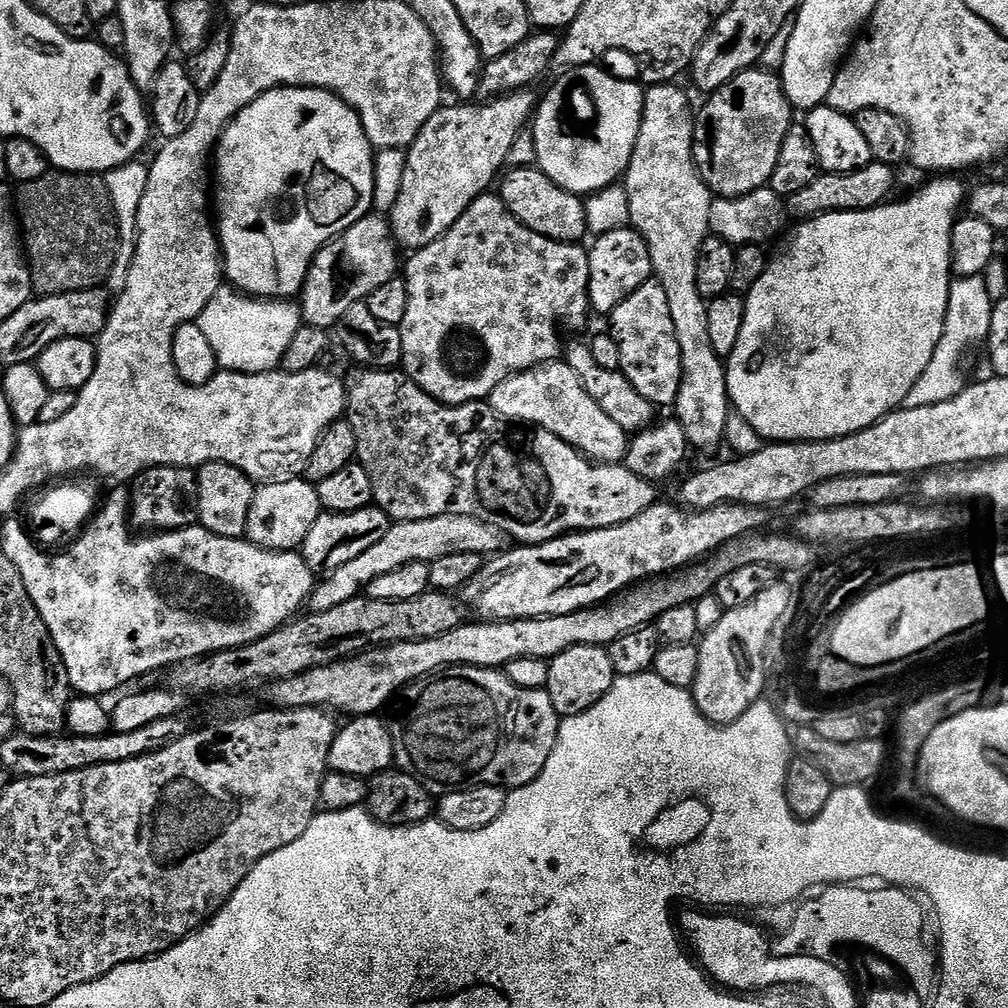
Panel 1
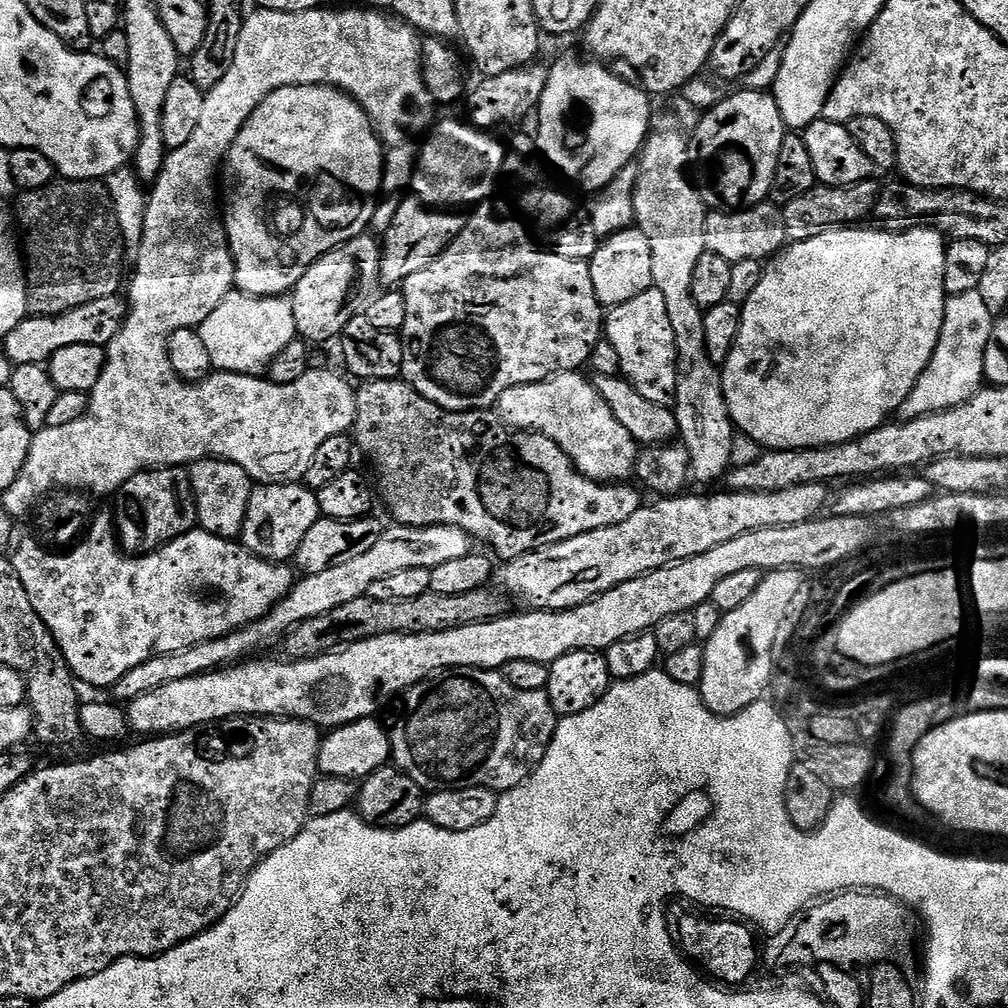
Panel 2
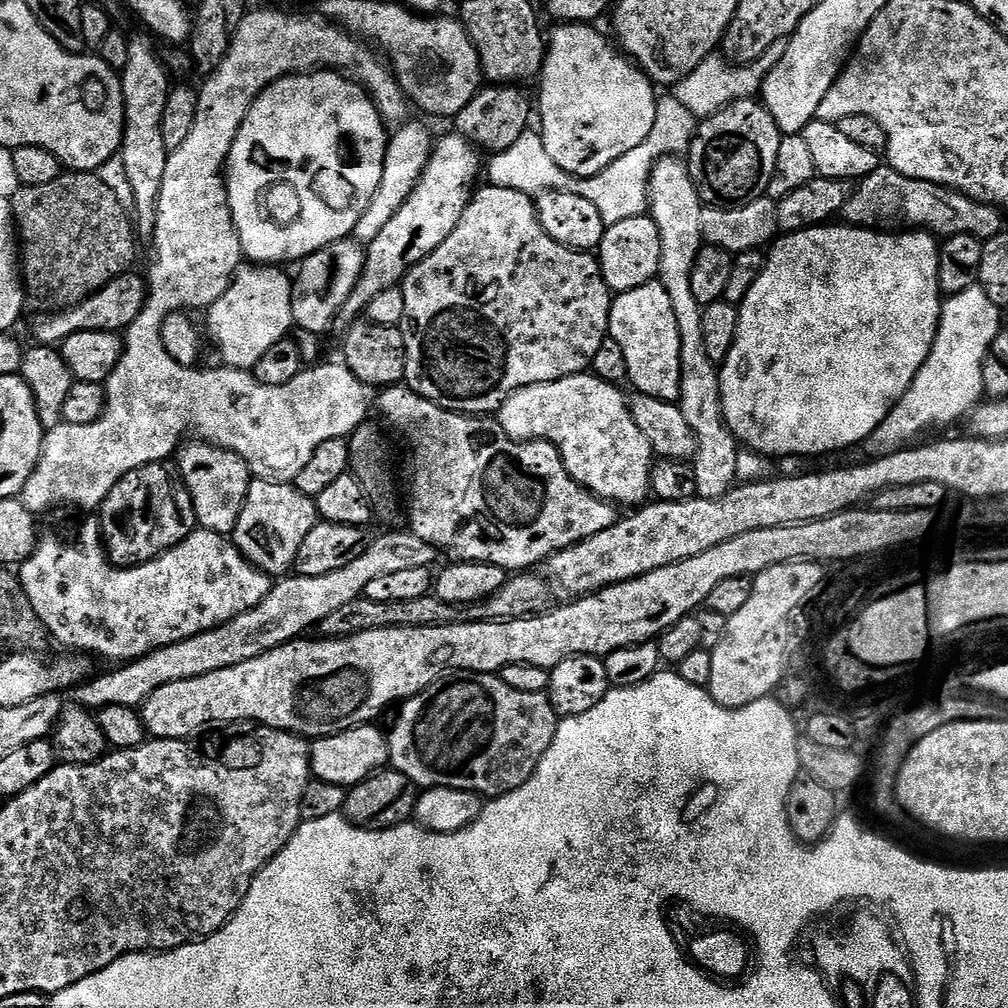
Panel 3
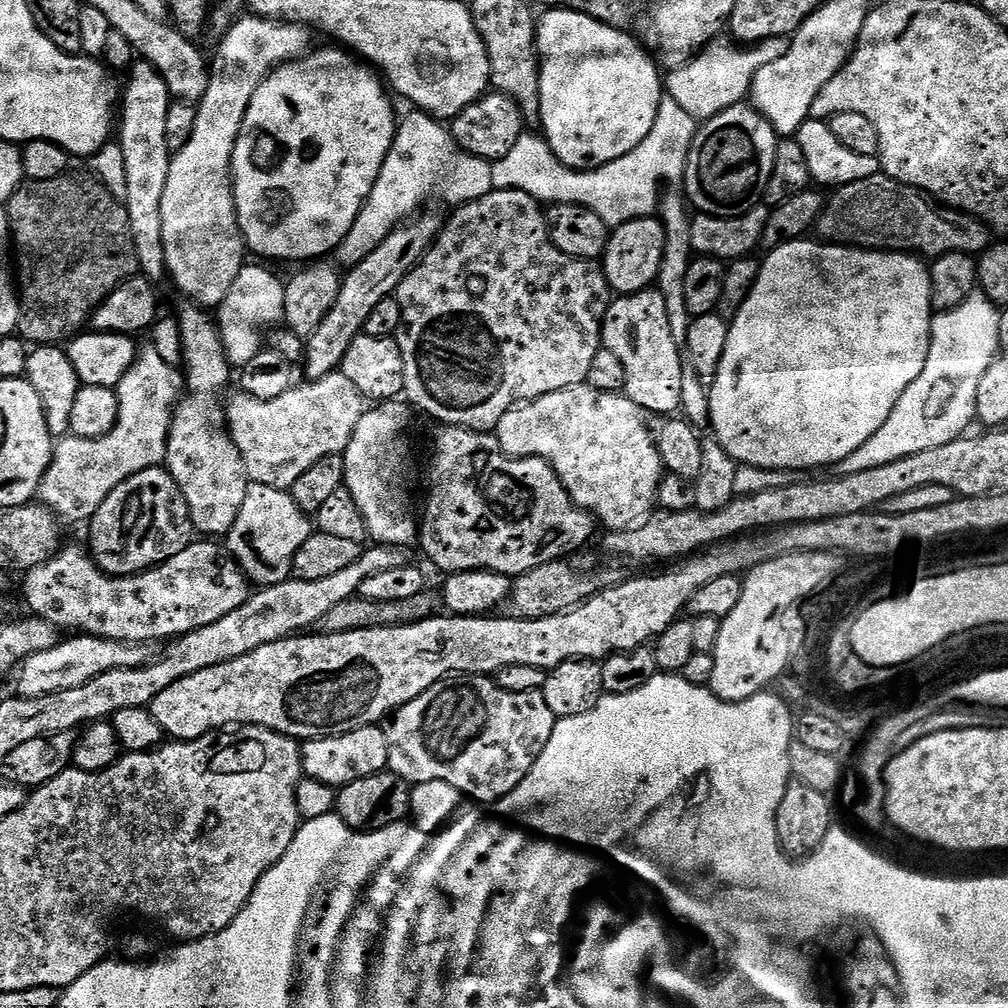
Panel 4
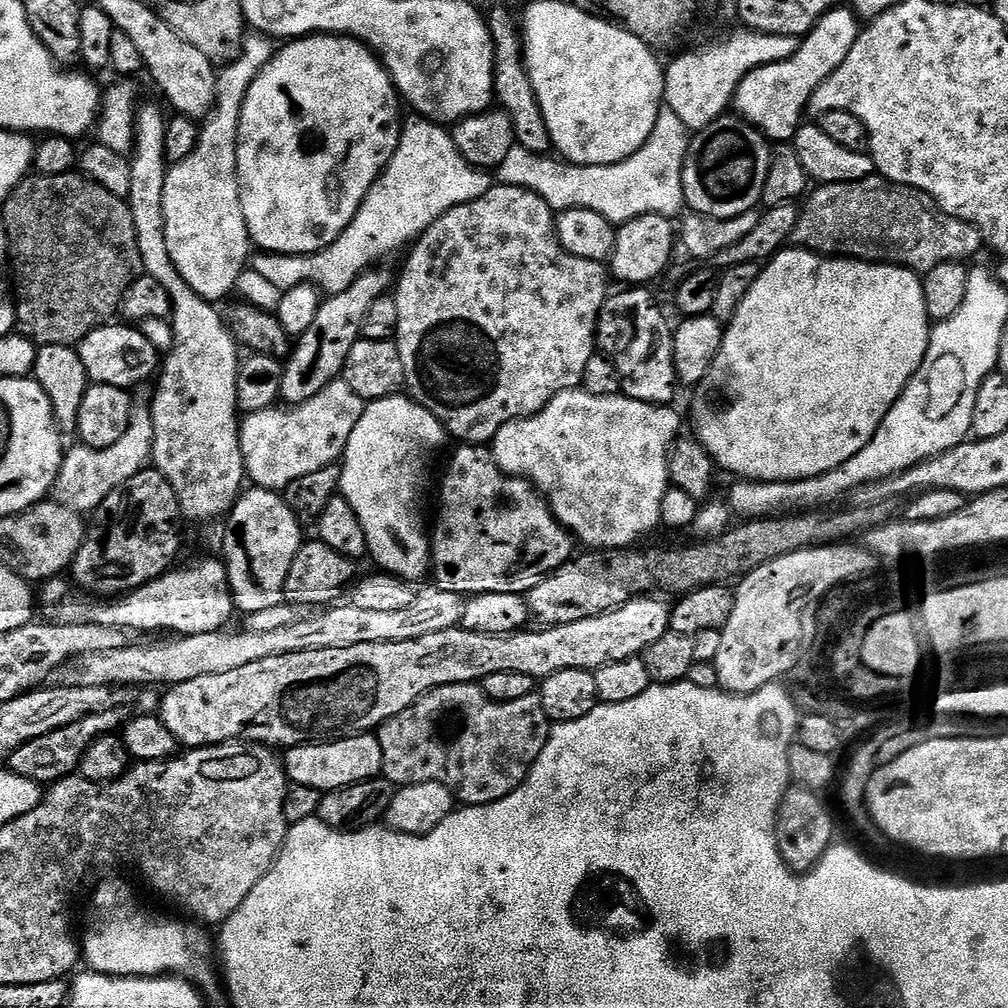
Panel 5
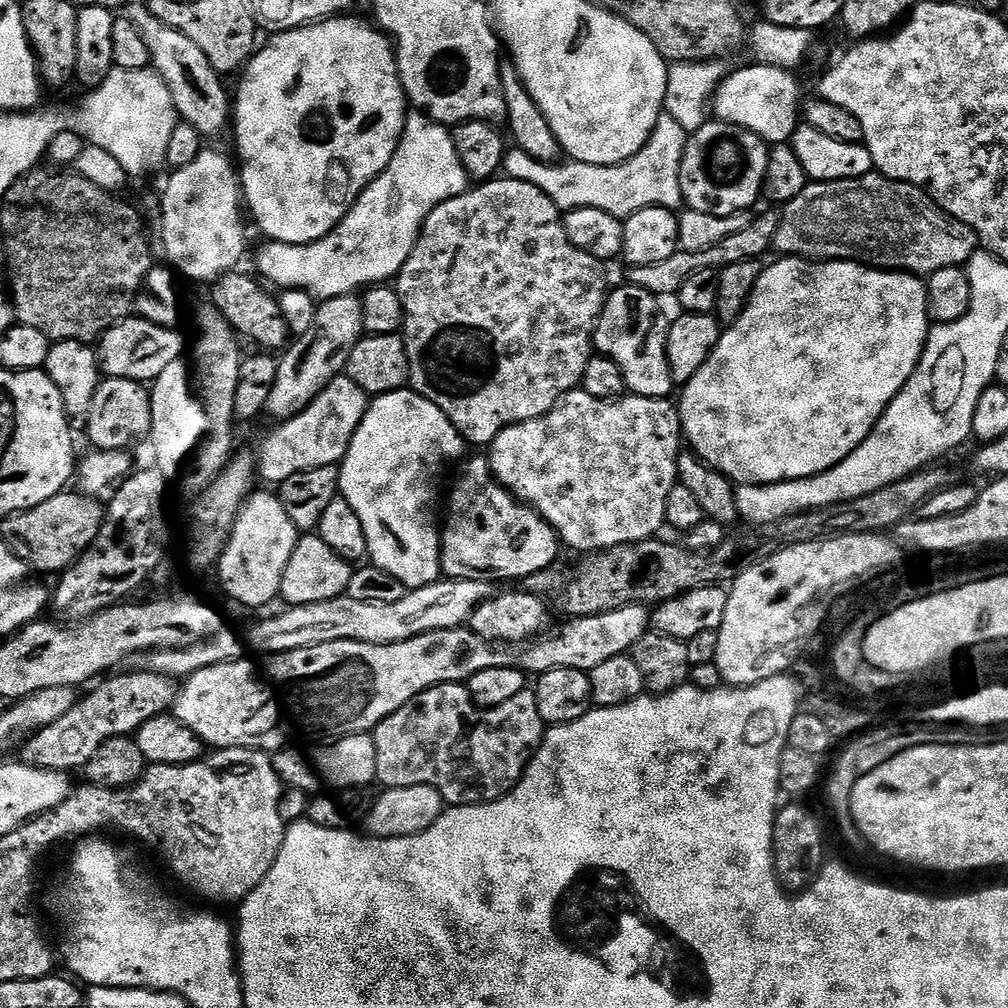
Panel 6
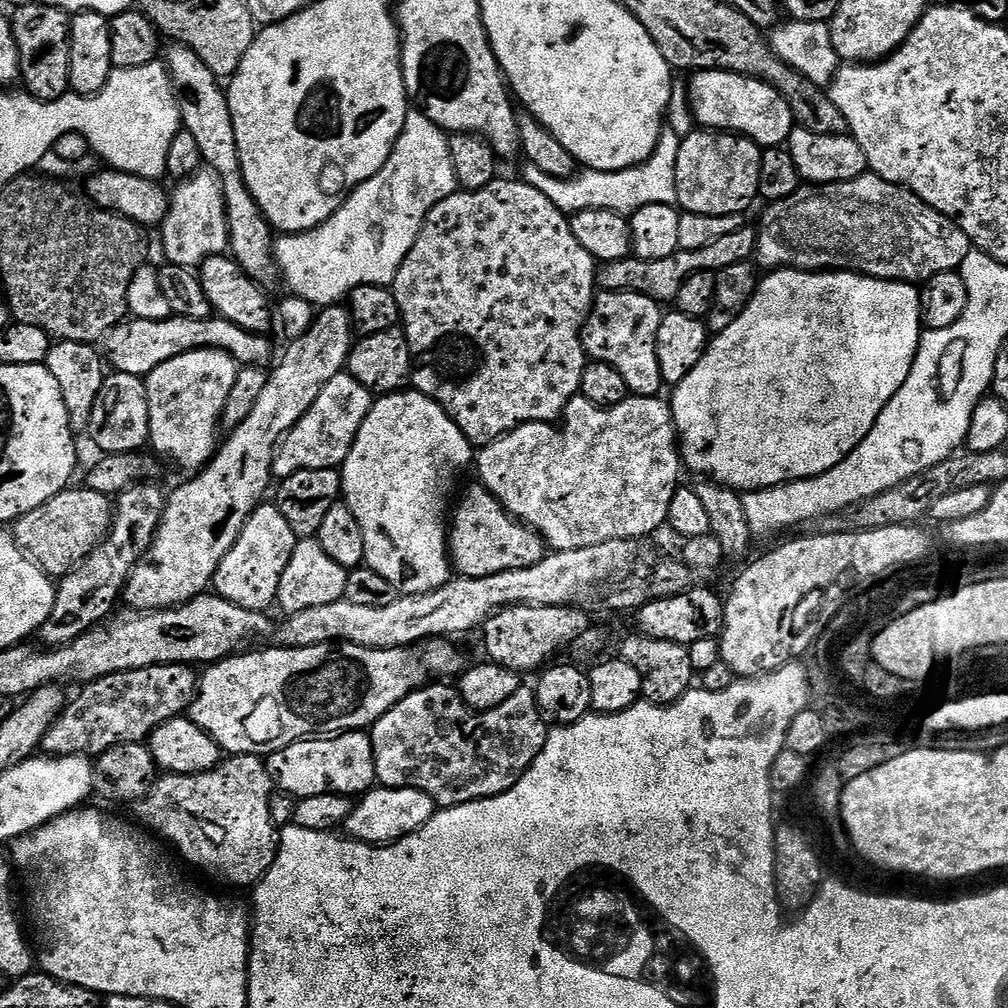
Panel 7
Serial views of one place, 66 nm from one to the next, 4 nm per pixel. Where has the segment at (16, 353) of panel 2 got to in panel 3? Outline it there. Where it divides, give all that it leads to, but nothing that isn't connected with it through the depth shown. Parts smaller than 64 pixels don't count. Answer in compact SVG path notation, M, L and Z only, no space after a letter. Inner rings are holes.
M133 274L119 276L117 280L111 280L102 291L96 292L89 300L75 305L66 312L47 317L36 330L37 343L42 346L56 346L63 343L64 339L76 333L123 333L127 331L138 318L144 308L146 284Z

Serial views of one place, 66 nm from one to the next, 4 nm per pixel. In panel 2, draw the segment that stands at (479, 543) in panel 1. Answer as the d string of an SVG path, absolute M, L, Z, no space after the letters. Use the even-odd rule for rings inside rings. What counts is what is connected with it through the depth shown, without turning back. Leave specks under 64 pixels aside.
M396 524L391 527L385 527L372 549L364 551L358 558L342 562L342 566L330 566L330 570L322 570L322 574L297 579L288 595L279 600L261 620L255 620L253 624L234 630L222 638L214 638L210 642L202 642L181 652L155 656L153 660L142 662L142 666L136 666L117 684L112 685L111 695L116 695L117 701L127 702L134 698L142 698L142 694L150 694L150 690L158 690L158 686L166 686L166 682L178 682L182 678L203 676L205 672L220 670L225 666L239 665L260 654L255 652L262 651L271 640L278 639L280 635L281 639L302 622L318 618L330 610L338 610L338 606L346 606L346 602L354 602L367 596L371 584L379 582L381 578L387 578L389 574L395 574L398 570L437 568L442 566L442 562L466 558L474 551L472 537L461 528L445 524L429 528L410 528L407 524Z

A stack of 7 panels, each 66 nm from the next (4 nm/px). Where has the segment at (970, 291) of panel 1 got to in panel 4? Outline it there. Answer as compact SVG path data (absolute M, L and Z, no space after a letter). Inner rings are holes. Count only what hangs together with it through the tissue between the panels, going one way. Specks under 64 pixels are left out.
M974 294L962 306L933 315L932 345L922 374L910 382L879 430L839 464L839 475L886 466L886 462L922 454L922 450L934 450L934 446L946 446L946 442L959 440L967 433L964 431L976 420L978 382L986 374L986 366L1001 351L1000 313L1001 309L991 300Z

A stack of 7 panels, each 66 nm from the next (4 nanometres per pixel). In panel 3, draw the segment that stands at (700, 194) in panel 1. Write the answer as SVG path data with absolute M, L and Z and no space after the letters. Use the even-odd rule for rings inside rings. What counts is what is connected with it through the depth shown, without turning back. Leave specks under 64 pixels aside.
M664 156L654 166L648 183L650 215L658 226L658 238L662 246L660 275L666 294L670 294L670 306L674 310L674 322L680 338L680 398L682 416L694 433L696 450L691 461L696 495L702 498L718 498L729 491L737 474L738 442L724 421L720 404L720 377L717 367L706 354L702 339L702 309L694 302L690 291L690 270L694 270L694 258L698 258L705 243L704 213L700 195L694 186L688 165L675 156Z

